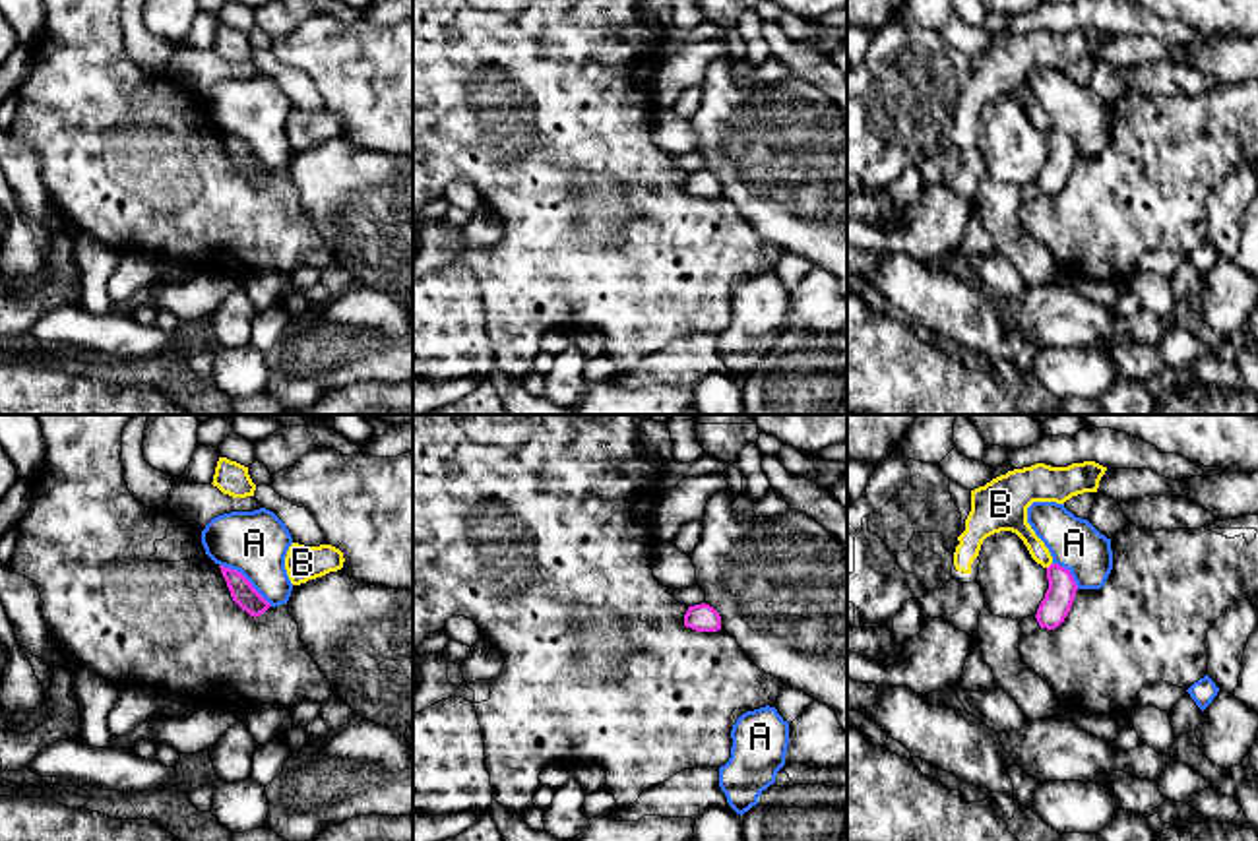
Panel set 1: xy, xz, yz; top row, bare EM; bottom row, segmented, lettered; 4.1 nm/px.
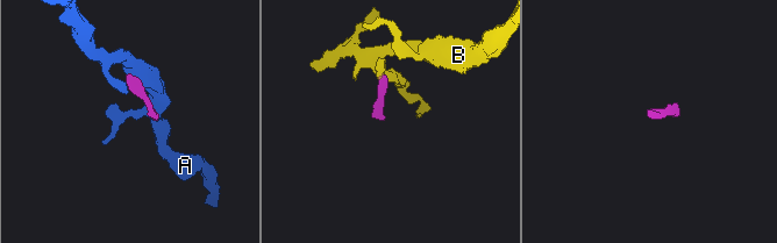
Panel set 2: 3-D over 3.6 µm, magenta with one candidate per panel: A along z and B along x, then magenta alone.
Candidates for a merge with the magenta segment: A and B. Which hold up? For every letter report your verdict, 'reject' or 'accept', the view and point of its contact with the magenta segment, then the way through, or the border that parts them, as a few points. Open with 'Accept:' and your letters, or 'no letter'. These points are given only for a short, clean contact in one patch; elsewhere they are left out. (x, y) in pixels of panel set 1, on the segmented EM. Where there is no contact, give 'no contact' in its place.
Accept: no letter
A: reject | xy (247, 580) | along xy (220, 564), (237, 570), (272, 605)
B: reject | yz (1049, 566) | along yz (1051, 562), (1047, 568)

